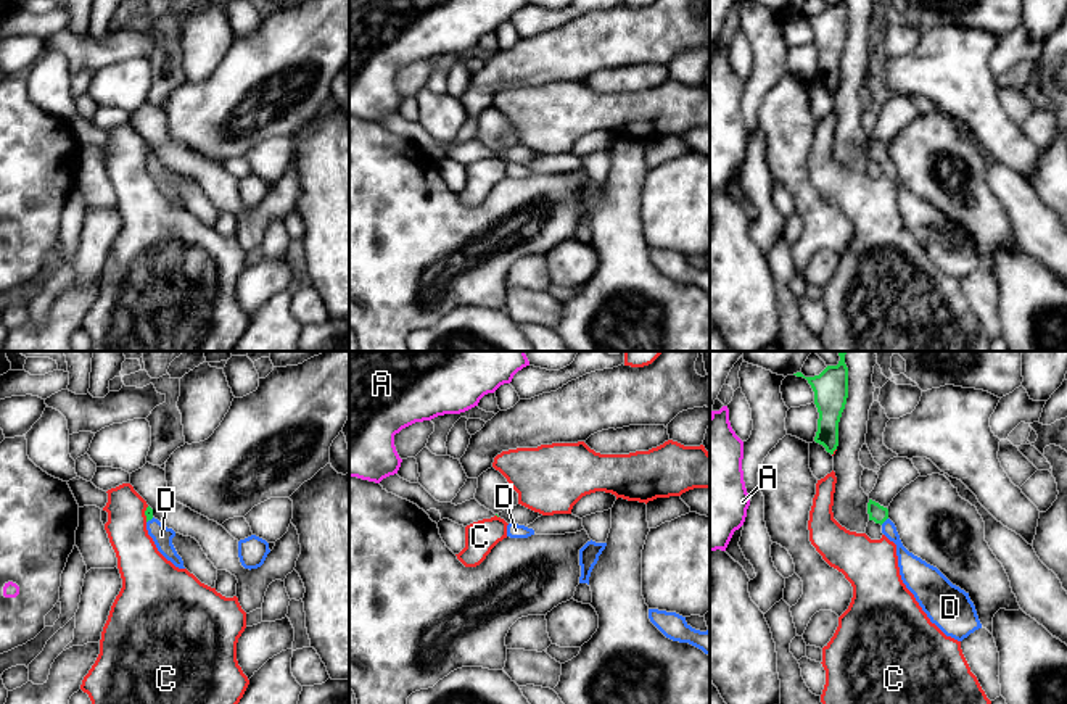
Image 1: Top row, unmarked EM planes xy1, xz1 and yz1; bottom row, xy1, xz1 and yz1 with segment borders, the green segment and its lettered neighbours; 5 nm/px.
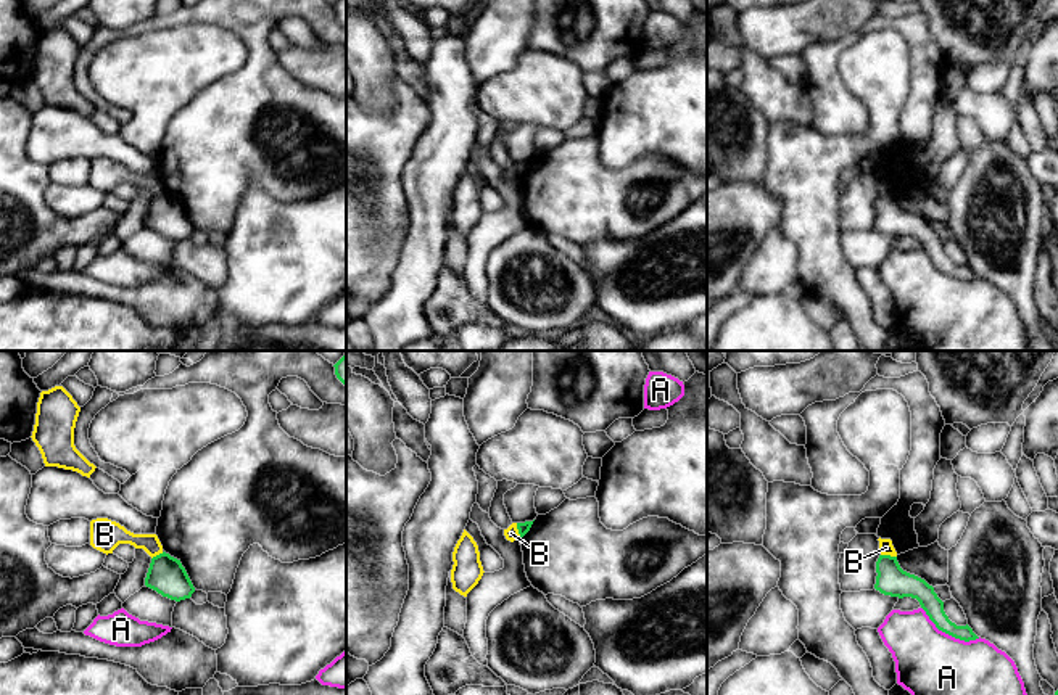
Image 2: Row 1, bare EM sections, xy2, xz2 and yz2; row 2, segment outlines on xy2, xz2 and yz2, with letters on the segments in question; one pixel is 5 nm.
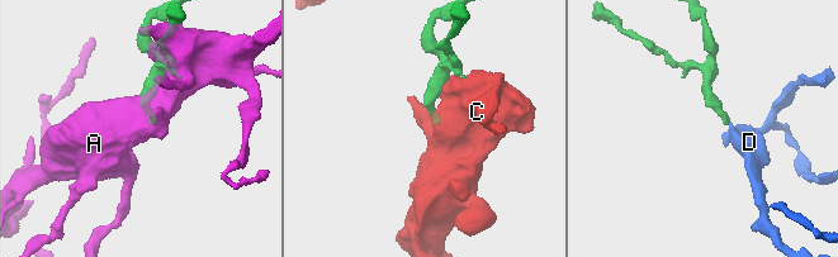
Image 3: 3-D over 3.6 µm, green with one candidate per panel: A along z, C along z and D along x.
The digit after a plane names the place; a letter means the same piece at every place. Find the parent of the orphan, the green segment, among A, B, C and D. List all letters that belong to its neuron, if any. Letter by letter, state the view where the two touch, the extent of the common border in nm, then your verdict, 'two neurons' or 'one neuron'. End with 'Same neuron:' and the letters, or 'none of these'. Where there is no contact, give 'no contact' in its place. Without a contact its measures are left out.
A: yz2 | 340 nm | two neurons
B: yz2 | 80 nm | two neurons
C: xy1 | 80 nm | two neurons
D: yz1 | 50 nm | one neuron
Same neuron: D

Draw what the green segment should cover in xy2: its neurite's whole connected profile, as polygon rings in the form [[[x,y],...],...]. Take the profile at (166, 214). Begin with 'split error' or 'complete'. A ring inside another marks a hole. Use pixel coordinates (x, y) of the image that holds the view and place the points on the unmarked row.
complete; [[[166,191],[151,198],[145,225],[176,241],[190,238],[195,232],[180,199]]]

